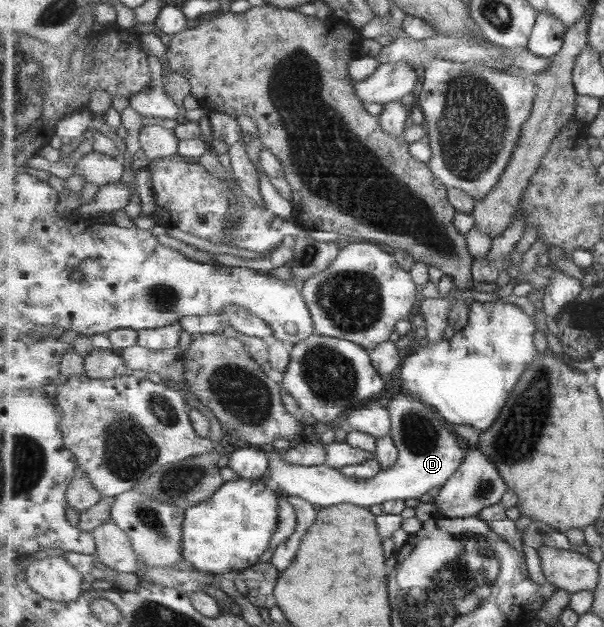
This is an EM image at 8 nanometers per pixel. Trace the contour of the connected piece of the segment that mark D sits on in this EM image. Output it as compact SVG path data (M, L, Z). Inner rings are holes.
M390 393L387 408L391 417L392 440L399 452L398 462L394 467L383 470L372 479L358 480L348 478L343 471L332 469L326 464L305 467L286 463L278 451L267 449L270 455L268 476L288 496L300 497L322 509L346 504L368 508L373 505L382 506L386 501L419 500L422 495L430 493L431 489L446 486L466 458L460 438L450 430L450 424L435 407L410 394Z

